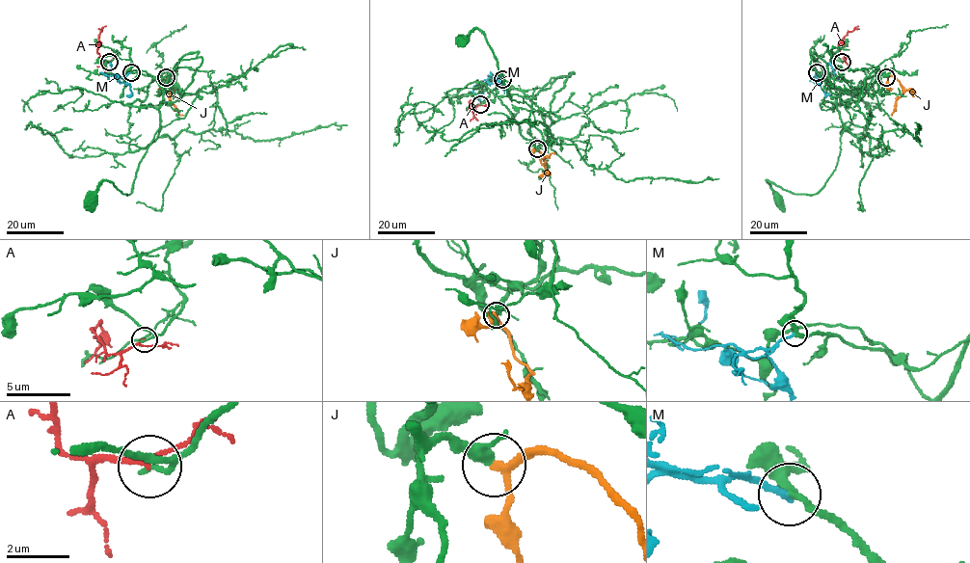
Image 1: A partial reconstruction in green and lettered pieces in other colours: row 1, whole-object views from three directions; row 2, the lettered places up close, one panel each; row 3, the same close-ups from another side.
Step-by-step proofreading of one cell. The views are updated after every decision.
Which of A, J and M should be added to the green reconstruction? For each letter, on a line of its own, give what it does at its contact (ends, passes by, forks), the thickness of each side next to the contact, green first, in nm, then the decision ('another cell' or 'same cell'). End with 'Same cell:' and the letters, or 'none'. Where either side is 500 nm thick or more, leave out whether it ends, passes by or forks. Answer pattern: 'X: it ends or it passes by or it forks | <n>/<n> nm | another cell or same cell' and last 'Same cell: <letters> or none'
A: it passes by | 130/120 nm | another cell
J: it passes by | 320/200 nm | same cell
M: it ends | 260/200 nm | another cell
Same cell: J

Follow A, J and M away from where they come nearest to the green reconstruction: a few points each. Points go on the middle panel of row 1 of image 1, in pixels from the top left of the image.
A: (480, 104), (471, 107), (469, 102), (471, 100), (472, 114), (477, 120)
J: (537, 148), (545, 160), (542, 164), (543, 158), (554, 153)
M: (502, 78), (490, 77), (480, 81), (473, 91), (478, 95), (483, 93), (482, 90)

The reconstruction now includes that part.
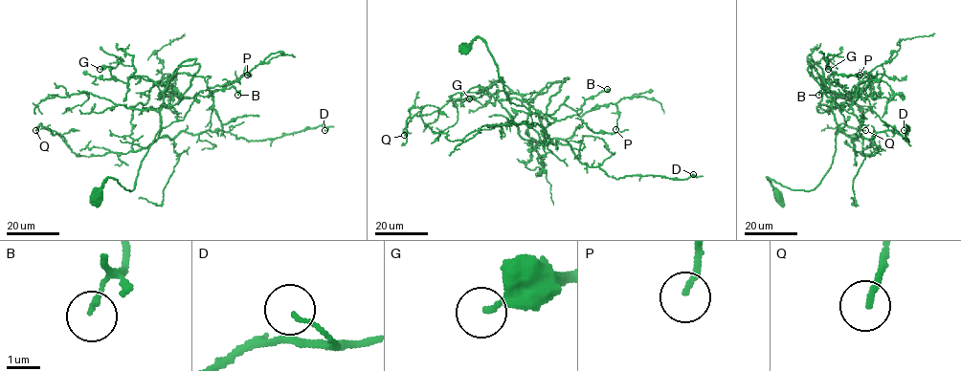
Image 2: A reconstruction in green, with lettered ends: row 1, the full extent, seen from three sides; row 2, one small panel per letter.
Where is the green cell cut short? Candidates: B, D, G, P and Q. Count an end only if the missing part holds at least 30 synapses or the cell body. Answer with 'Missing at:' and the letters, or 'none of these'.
Missing at: P, Q

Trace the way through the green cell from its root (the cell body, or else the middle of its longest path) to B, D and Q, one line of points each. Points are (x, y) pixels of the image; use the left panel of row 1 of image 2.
B: (96, 196), (108, 178), (132, 190), (155, 135), (182, 120), (197, 96), (205, 97), (231, 87), (237, 95)
D: (96, 196), (108, 178), (134, 188), (160, 130), (158, 137), (219, 130), (248, 141), (324, 130)
Q: (96, 196), (108, 178), (134, 188), (161, 130), (135, 151), (78, 157), (62, 136), (40, 123), (35, 130)

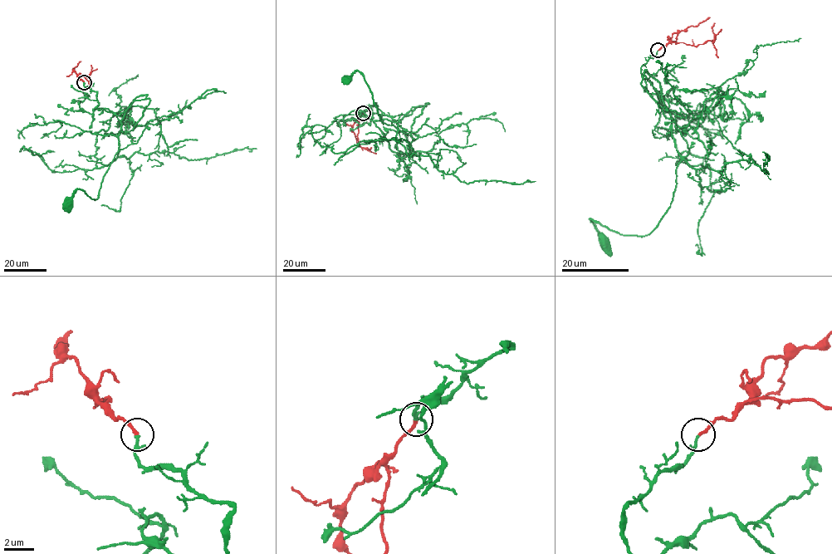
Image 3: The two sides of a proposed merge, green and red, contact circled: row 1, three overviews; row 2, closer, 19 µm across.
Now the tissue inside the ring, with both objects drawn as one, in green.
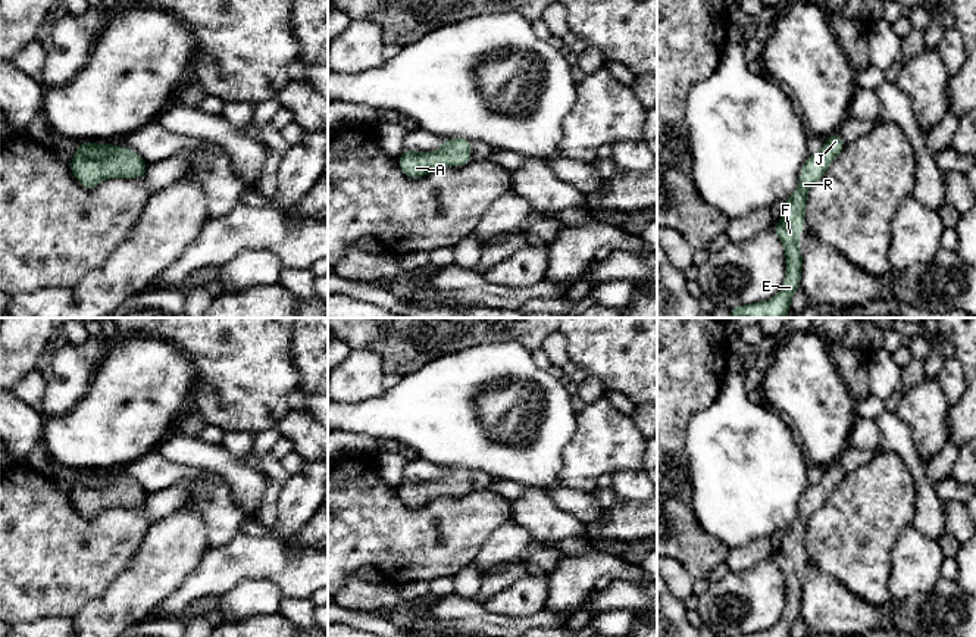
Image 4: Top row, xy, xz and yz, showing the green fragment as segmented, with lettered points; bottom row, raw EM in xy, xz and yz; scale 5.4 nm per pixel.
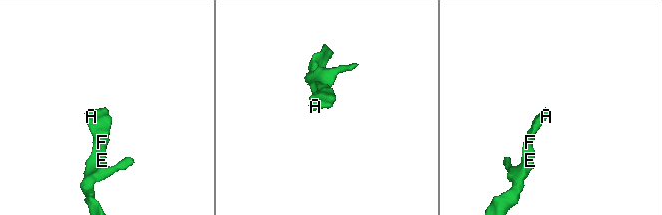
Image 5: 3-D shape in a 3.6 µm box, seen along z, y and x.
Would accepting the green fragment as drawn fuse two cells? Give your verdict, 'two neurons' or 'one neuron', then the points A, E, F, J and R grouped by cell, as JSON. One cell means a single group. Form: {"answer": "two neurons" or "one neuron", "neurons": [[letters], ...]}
{"answer": "one neuron", "neurons": [["A", "E", "F", "J", "R"]]}

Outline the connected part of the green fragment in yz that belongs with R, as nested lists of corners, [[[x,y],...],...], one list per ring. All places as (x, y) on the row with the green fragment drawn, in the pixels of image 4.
[[[838,132],[825,138],[820,153],[808,156],[803,163],[795,191],[782,203],[781,221],[772,227],[783,244],[786,257],[785,281],[779,293],[764,302],[729,309],[729,318],[785,318],[791,310],[791,299],[800,288],[801,281],[803,252],[798,247],[798,241],[805,224],[808,190],[816,181],[825,177],[829,165],[844,149],[845,143]]]

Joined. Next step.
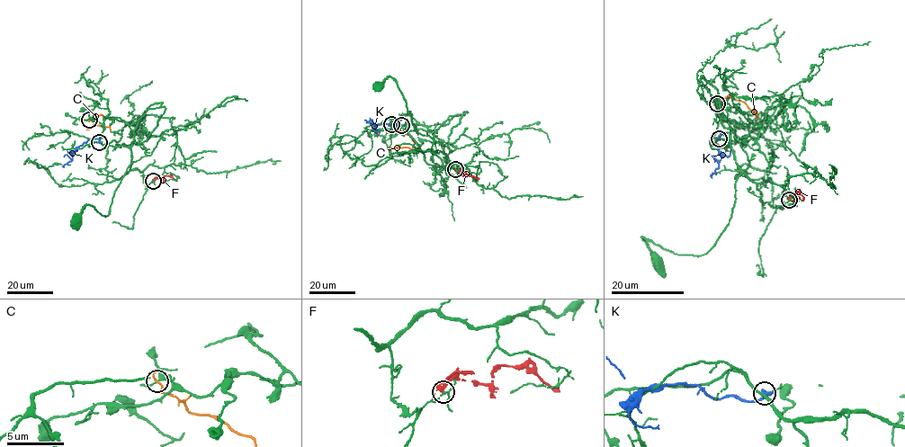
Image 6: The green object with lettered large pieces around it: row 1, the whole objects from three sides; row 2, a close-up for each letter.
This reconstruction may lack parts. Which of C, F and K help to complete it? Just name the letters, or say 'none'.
none

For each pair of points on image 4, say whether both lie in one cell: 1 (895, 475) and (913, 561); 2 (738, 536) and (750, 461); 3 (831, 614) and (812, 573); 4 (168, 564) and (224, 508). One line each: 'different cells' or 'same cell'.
1: different cells
2: same cell
3: same cell
4: different cells

